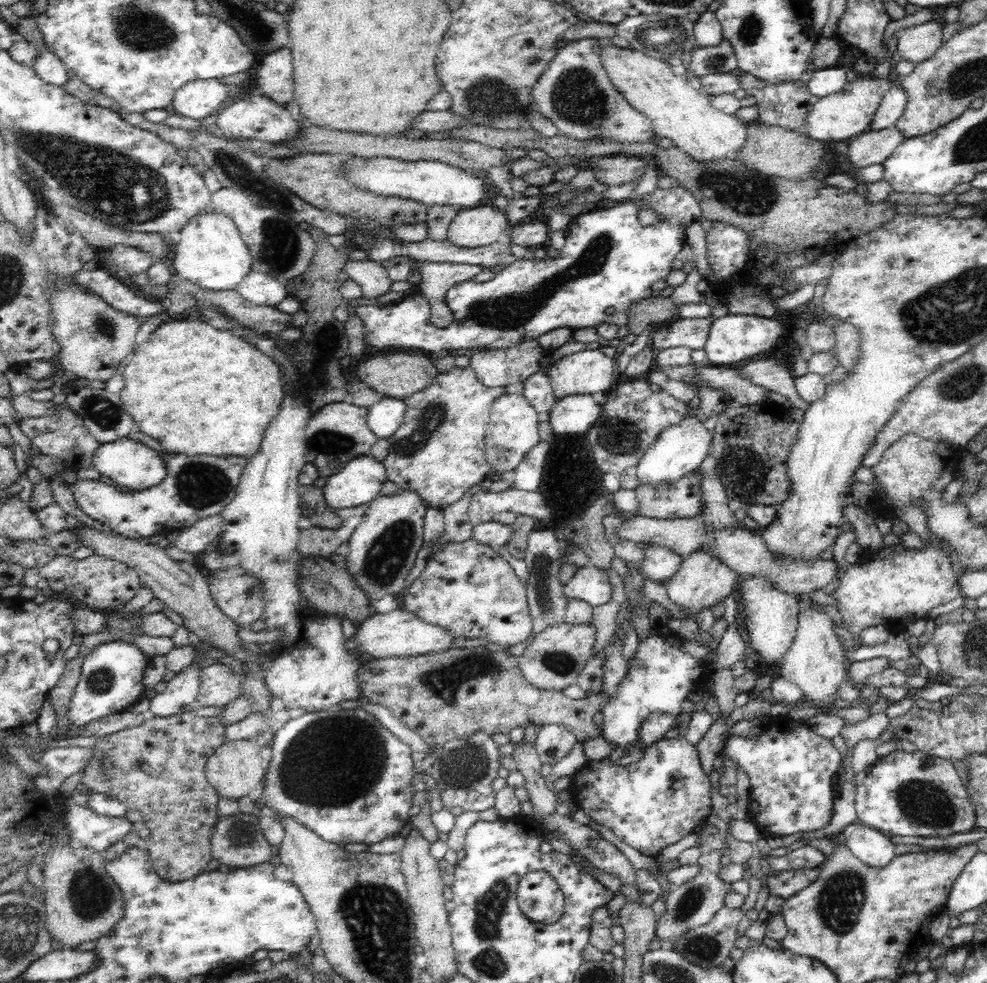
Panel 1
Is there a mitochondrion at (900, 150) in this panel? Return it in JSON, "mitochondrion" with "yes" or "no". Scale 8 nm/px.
{"mitochondrion":"no"}

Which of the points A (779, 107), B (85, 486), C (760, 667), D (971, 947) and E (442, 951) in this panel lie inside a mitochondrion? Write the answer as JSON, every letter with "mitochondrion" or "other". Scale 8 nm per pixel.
{"A":"other","B":"other","C":"other","D":"other","E":"other"}

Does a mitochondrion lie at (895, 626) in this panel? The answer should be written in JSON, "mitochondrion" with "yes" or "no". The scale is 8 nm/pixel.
{"mitochondrion":"no"}

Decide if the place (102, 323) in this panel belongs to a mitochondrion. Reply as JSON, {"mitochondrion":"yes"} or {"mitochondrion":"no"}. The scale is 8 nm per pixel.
{"mitochondrion":"yes"}

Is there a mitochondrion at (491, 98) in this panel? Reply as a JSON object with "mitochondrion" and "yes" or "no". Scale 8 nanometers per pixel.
{"mitochondrion":"yes"}

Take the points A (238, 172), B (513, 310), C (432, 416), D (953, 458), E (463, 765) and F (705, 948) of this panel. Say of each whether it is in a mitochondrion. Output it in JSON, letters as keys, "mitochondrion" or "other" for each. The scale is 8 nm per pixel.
{"A":"mitochondrion","B":"mitochondrion","C":"mitochondrion","D":"other","E":"mitochondrion","F":"mitochondrion"}

